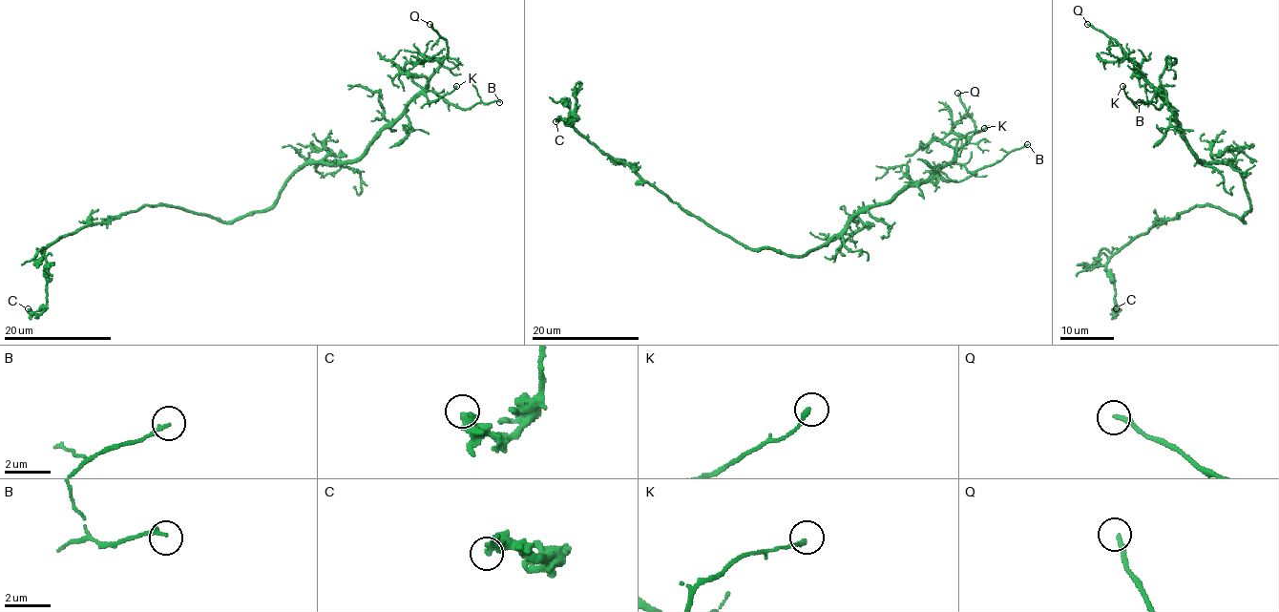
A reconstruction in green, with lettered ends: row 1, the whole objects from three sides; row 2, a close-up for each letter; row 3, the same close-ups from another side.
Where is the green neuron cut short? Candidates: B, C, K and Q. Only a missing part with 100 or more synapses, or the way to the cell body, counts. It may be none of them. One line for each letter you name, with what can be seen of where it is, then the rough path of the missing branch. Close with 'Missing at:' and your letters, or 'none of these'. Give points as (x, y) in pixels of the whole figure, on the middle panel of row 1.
Q: (957, 93) | (957, 93), (966, 52), (926, 7)
Missing at: Q

